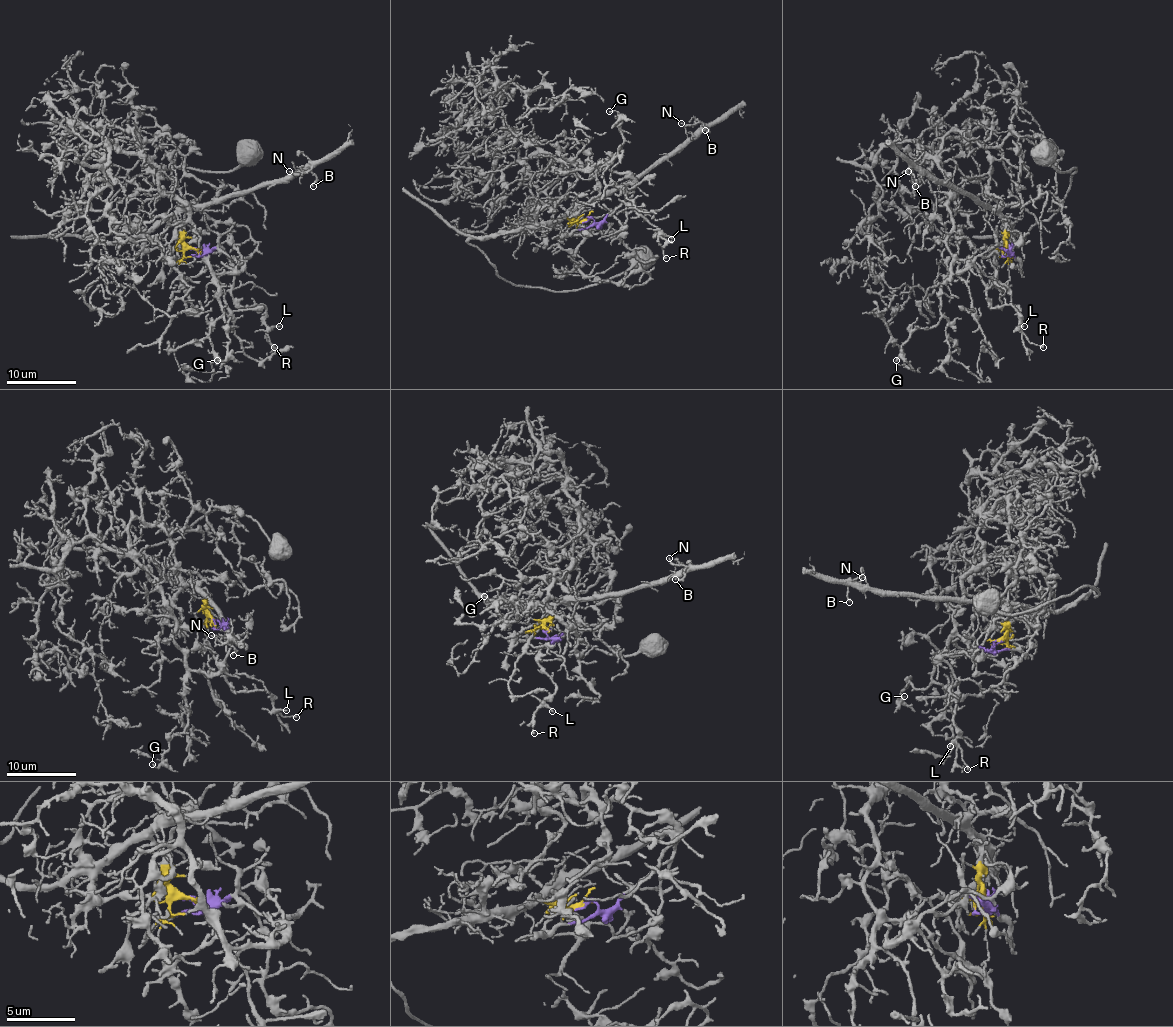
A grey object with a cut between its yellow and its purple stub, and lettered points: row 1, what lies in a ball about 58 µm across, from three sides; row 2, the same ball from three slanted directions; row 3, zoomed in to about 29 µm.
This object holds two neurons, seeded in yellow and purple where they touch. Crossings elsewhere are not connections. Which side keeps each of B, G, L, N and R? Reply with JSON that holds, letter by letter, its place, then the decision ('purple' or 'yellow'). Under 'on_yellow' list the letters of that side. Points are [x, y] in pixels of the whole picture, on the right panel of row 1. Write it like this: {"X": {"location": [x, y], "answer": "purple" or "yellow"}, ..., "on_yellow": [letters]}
{"B": {"location": [915, 186], "answer": "yellow"}, "G": {"location": [896, 360], "answer": "purple"}, "L": {"location": [1024, 326], "answer": "purple"}, "N": {"location": [908, 171], "answer": "yellow"}, "R": {"location": [1043, 347], "answer": "purple"}, "on_yellow": ["B", "N"]}

